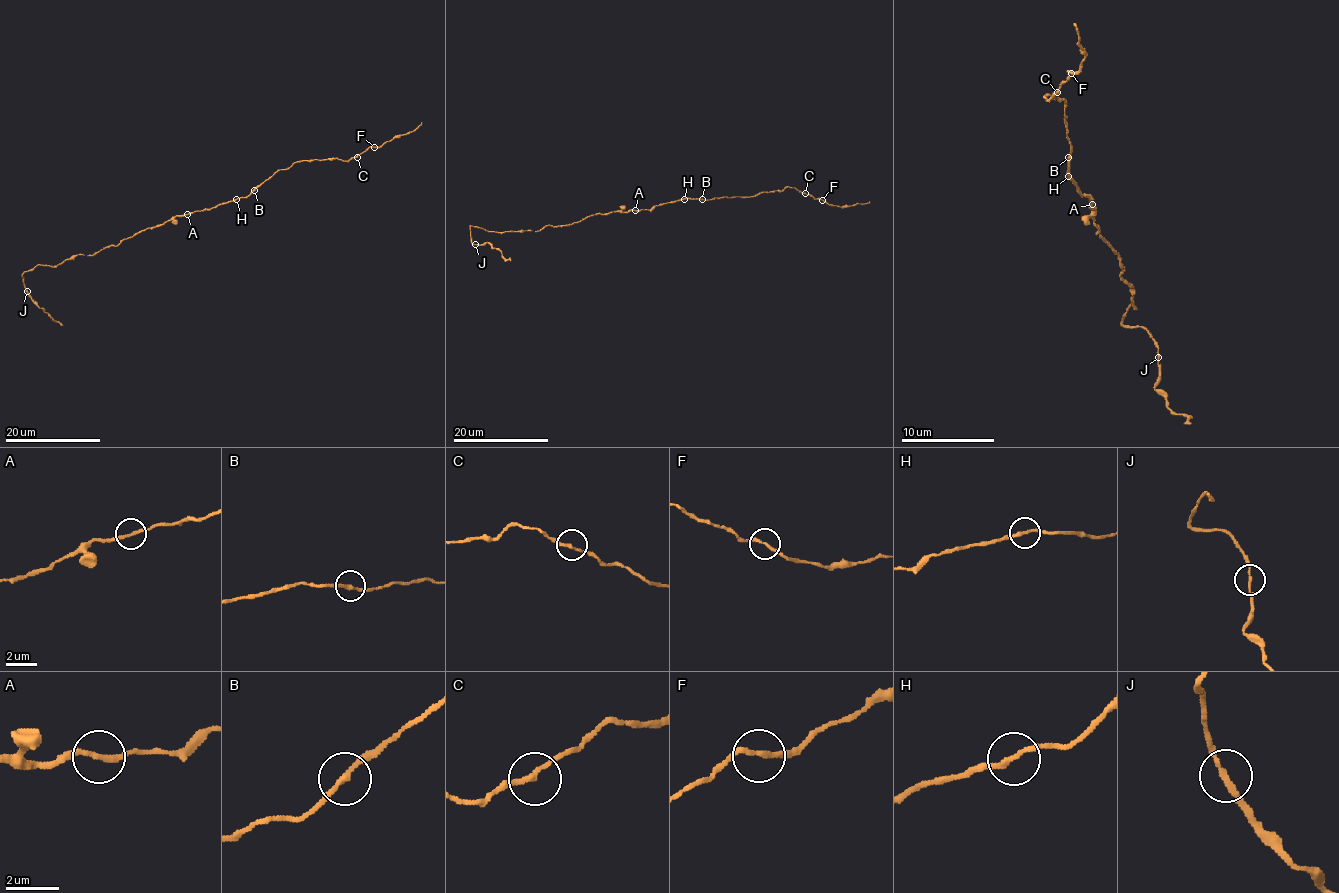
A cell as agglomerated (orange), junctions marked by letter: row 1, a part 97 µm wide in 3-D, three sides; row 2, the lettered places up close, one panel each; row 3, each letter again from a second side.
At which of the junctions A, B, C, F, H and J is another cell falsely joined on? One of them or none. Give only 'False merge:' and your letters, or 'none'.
False merge: none

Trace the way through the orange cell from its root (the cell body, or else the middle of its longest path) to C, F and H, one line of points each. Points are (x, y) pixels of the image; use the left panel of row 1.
C: (187, 215), (247, 197), (278, 170), (288, 169), (297, 161), (336, 158), (348, 160), (357, 157)
F: (187, 215), (247, 197), (278, 170), (288, 169), (297, 161), (336, 158), (348, 160), (374, 147)
H: (187, 215), (236, 199)

